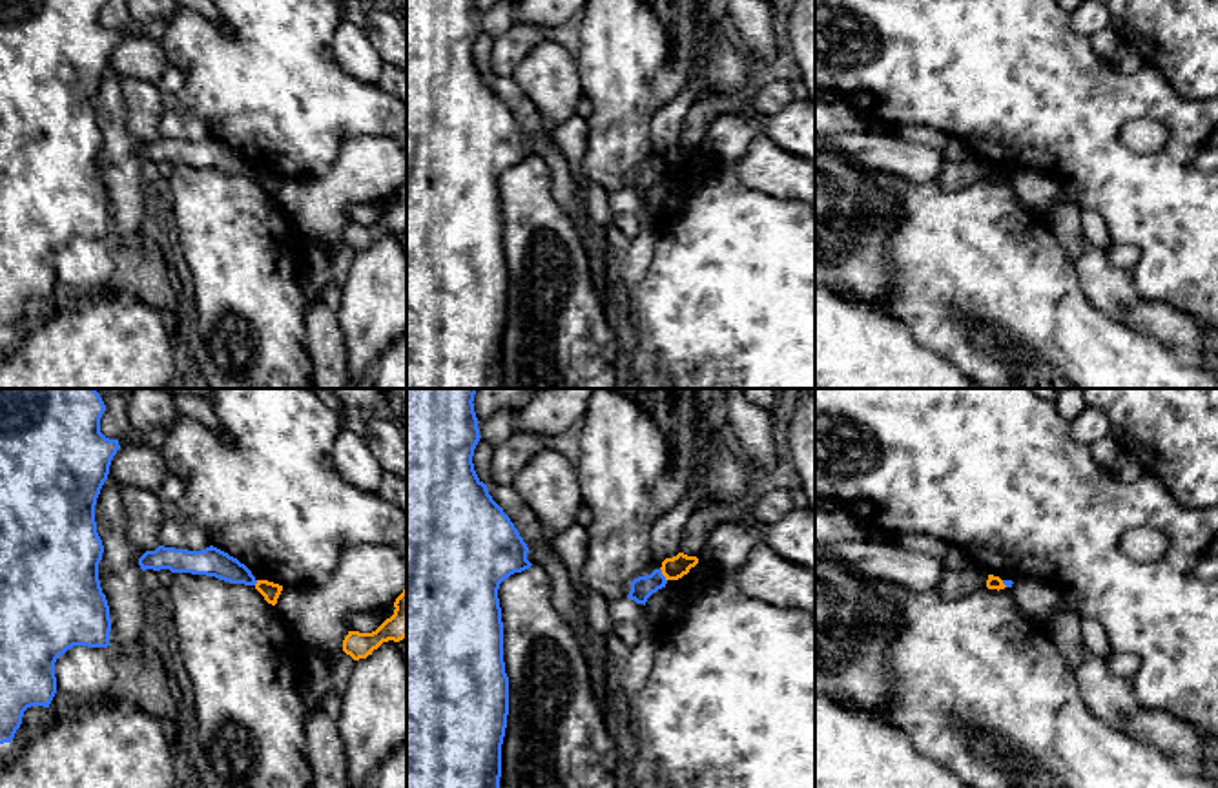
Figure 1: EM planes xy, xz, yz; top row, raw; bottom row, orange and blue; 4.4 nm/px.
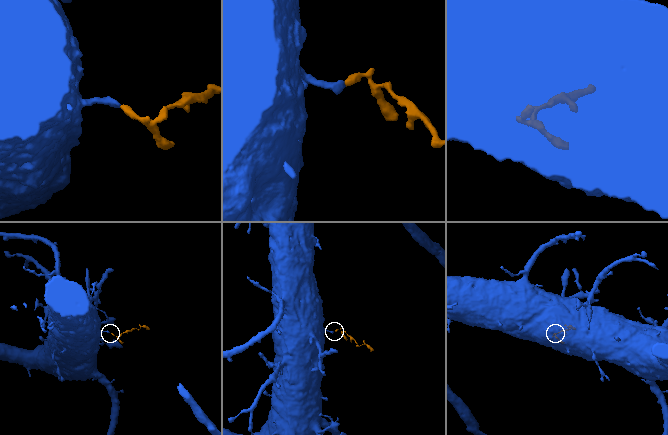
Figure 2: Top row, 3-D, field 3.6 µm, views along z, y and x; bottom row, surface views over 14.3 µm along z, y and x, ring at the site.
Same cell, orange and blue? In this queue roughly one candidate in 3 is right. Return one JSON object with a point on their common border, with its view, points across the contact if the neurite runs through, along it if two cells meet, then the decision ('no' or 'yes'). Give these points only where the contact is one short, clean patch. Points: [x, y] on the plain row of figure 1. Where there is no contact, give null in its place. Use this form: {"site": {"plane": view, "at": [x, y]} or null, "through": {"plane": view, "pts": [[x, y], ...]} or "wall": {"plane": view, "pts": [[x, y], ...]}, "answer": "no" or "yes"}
{"site": {"plane": "xz", "at": [662, 165]}, "wall": {"plane": "xz", "pts": [[660, 159], [666, 172]]}, "answer": "no"}

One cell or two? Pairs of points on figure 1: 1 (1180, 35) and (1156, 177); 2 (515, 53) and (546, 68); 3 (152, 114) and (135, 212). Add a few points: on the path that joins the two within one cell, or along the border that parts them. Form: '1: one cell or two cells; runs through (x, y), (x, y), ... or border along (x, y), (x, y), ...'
1: two cells; border along (1145, 62), (1182, 97), (1198, 101)
2: two cells; border along (544, 39), (511, 75)
3: two cells; border along (126, 103), (126, 128), (143, 145)

